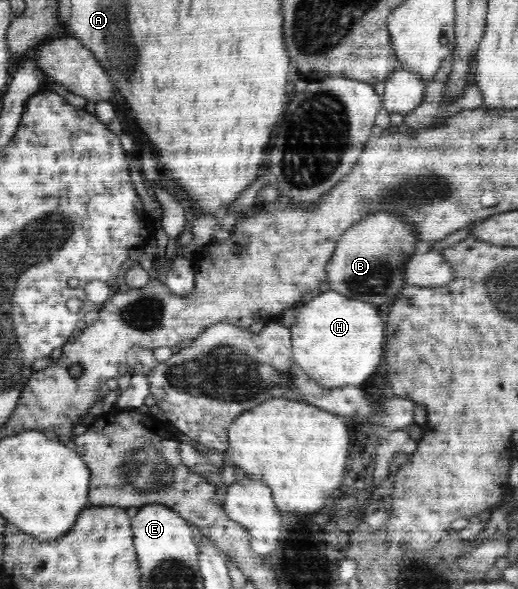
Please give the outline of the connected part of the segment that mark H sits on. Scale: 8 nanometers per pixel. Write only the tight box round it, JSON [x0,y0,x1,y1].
[290,289,386,389]

